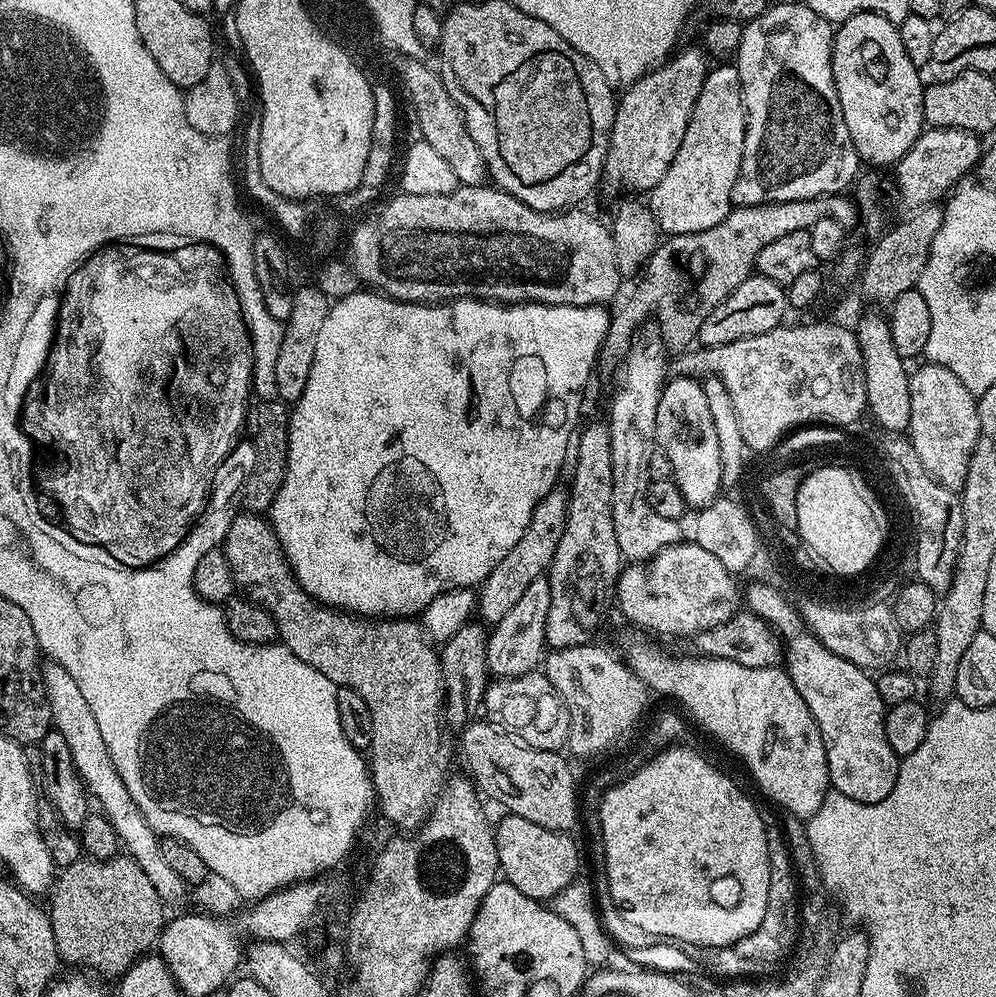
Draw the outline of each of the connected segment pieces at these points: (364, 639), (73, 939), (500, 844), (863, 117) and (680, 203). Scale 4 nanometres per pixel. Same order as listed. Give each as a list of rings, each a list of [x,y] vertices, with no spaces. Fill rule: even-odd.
[[[245,511],[236,514],[222,547],[226,562],[230,562],[230,574],[237,589],[253,604],[259,604],[272,615],[279,643],[285,644],[295,656],[302,658],[306,666],[314,666],[318,674],[326,674],[330,682],[358,690],[358,694],[366,698],[372,723],[370,775],[375,803],[380,803],[381,814],[394,827],[404,828],[400,830],[419,828],[449,779],[448,763],[452,760],[452,752],[444,741],[444,679],[440,657],[432,641],[425,636],[423,627],[412,618],[372,619],[342,612],[306,594],[284,557],[275,530],[263,515]]]
[[[117,854],[108,860],[81,858],[70,866],[59,869],[51,889],[52,908],[47,909],[48,917],[54,930],[56,951],[61,957],[81,960],[93,973],[101,972],[104,976],[123,977],[129,972],[135,960],[149,955],[164,931],[166,902],[154,890],[154,882],[146,878],[146,870],[127,854]]]
[[[504,814],[500,825],[495,825],[494,831],[503,879],[522,890],[526,898],[551,902],[563,888],[577,879],[580,852],[569,833],[546,830],[546,826],[538,826],[538,822],[526,822],[526,818],[511,814]]]
[[[859,12],[850,18],[843,20],[835,29],[832,38],[832,73],[834,74],[834,86],[838,90],[838,102],[842,106],[842,118],[844,119],[844,131],[847,139],[850,141],[852,148],[857,157],[865,165],[868,164],[888,164],[894,166],[900,159],[908,153],[910,146],[914,146],[914,142],[924,131],[926,125],[924,123],[924,111],[922,110],[922,102],[924,101],[924,90],[926,87],[925,81],[920,81],[921,69],[916,61],[911,60],[906,55],[906,49],[902,47],[902,38],[900,37],[900,29],[897,25],[888,21],[885,16],[880,16],[877,12]]]
[[[720,62],[717,64],[720,65],[717,68],[715,65],[702,82],[702,94],[698,94],[698,102],[694,102],[694,110],[686,126],[686,138],[682,138],[682,146],[678,146],[678,154],[674,154],[674,162],[670,162],[670,170],[662,174],[662,182],[658,182],[658,186],[654,186],[650,193],[650,207],[652,217],[656,220],[656,227],[668,236],[710,230],[710,226],[718,226],[722,218],[730,215],[734,207],[732,191],[734,182],[738,182],[740,177],[744,135],[746,134],[744,99],[740,75],[735,63]]]

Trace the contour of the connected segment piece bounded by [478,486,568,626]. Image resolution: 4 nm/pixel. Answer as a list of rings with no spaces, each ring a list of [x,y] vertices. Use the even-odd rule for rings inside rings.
[[[563,487],[553,488],[542,502],[534,506],[534,514],[530,514],[530,526],[526,526],[526,534],[518,538],[514,550],[494,566],[494,570],[478,588],[478,616],[485,625],[495,626],[510,614],[510,609],[526,594],[530,582],[541,579],[552,564],[554,550],[558,550],[558,542],[562,542],[562,530],[566,530],[566,514],[568,513],[568,493]]]

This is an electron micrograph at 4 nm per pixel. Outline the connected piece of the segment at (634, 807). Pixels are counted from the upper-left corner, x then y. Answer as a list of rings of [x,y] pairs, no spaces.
[[[668,746],[647,760],[635,773],[627,775],[612,788],[606,789],[600,799],[598,815],[600,834],[604,840],[605,864],[602,867],[609,878],[610,897],[616,904],[620,916],[630,926],[642,930],[649,938],[663,938],[668,942],[681,945],[693,944],[694,947],[728,947],[754,934],[762,918],[766,918],[766,894],[772,881],[772,867],[768,857],[766,820],[760,817],[756,804],[723,772],[715,768],[704,756],[699,756],[692,746]]]

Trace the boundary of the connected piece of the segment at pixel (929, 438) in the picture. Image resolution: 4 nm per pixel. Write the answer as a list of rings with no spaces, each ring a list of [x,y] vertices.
[[[921,363],[917,372],[909,375],[910,422],[906,433],[922,466],[942,486],[953,490],[963,489],[970,470],[970,458],[979,434],[979,406],[973,396],[946,366]]]

